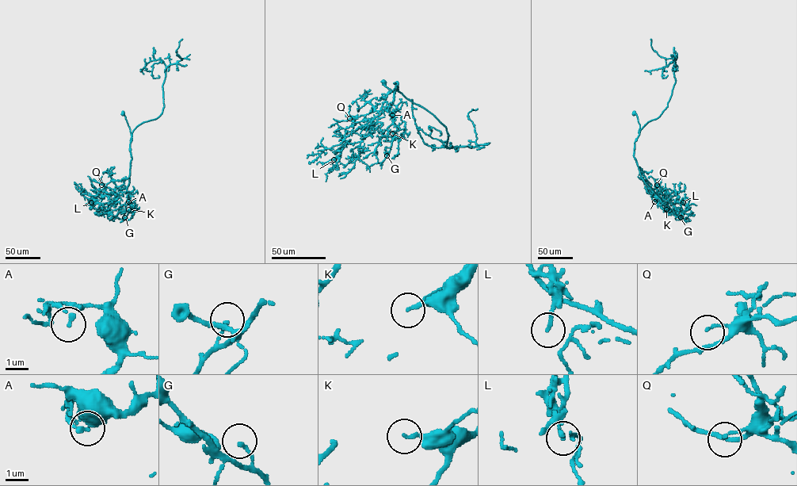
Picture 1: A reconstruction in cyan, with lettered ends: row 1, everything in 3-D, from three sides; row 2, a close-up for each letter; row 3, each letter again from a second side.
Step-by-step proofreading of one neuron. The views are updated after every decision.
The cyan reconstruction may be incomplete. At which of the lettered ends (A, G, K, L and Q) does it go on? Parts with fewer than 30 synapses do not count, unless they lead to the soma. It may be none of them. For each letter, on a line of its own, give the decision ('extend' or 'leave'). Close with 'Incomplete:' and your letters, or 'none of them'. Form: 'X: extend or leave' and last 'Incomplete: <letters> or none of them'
A: leave
G: leave
K: leave
L: leave
Q: leave
Incomplete: none of them

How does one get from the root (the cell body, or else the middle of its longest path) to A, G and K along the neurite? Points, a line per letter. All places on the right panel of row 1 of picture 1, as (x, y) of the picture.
A: (634, 113), (639, 128), (634, 142), (634, 156), (642, 178), (657, 197), (654, 201)
G: (634, 113), (639, 128), (634, 142), (634, 156), (641, 176), (670, 212), (680, 217)
K: (634, 113), (639, 128), (634, 142), (634, 156), (642, 180), (666, 209)

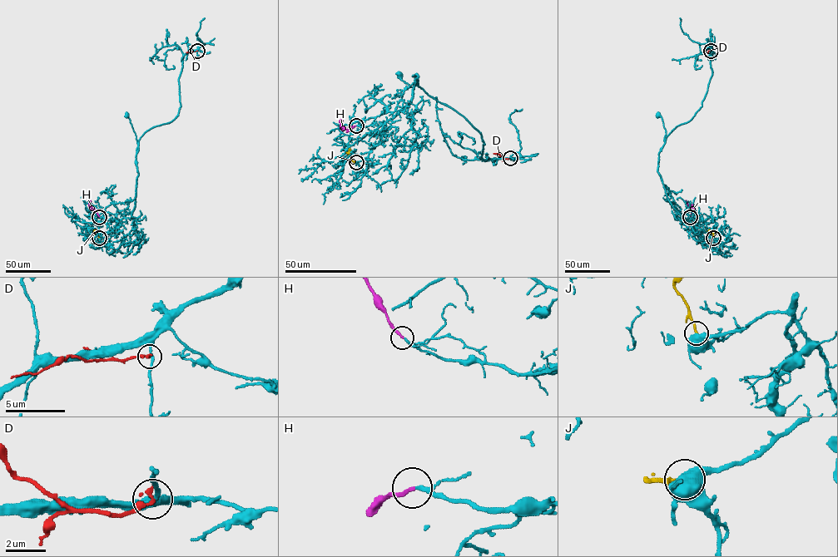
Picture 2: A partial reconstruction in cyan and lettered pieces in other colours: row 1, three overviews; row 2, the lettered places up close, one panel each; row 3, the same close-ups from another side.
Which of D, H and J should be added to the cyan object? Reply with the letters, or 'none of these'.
H

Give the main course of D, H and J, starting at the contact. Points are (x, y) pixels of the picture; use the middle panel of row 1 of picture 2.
D: (510, 158), (504, 159), (493, 153)
H: (356, 125), (346, 130), (340, 125), (339, 121), (342, 118)
J: (356, 162), (349, 155), (349, 149)

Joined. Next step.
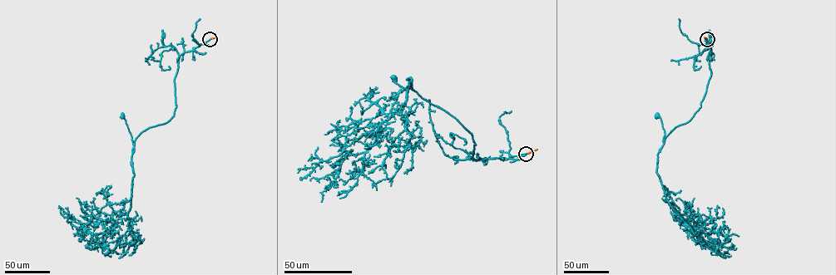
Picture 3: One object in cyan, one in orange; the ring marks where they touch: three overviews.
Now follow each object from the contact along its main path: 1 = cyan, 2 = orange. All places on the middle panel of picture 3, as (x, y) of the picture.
1: (525, 154), (507, 159), (475, 159), (472, 136), (454, 117), (411, 87), (404, 90), (393, 79)
2: (526, 154), (536, 149)

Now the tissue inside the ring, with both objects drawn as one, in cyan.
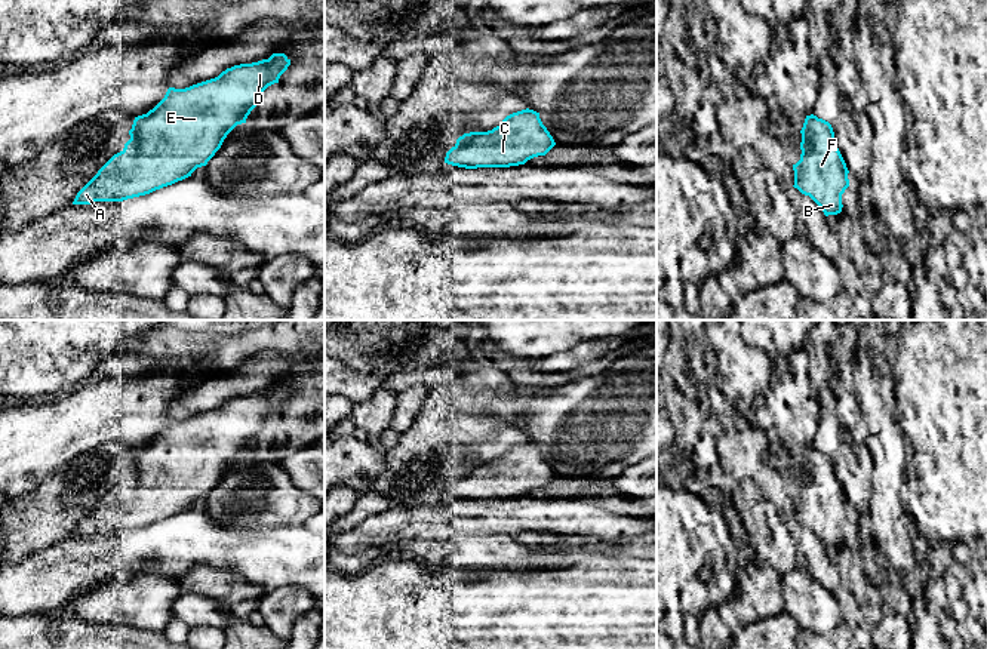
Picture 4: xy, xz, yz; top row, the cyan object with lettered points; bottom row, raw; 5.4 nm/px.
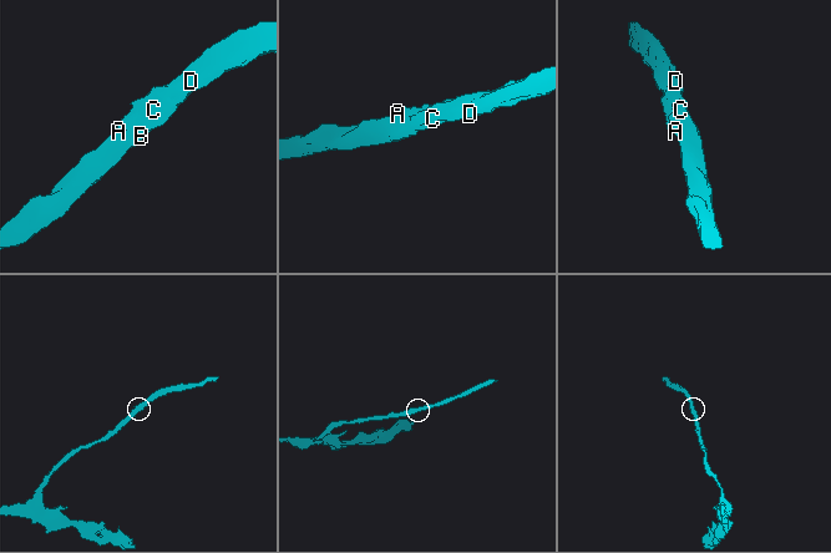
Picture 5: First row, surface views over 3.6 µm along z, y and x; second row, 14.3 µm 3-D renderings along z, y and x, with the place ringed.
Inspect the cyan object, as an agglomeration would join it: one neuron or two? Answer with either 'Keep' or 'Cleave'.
Keep

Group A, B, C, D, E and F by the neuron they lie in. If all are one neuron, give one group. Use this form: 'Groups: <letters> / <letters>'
Groups: A B C D E F

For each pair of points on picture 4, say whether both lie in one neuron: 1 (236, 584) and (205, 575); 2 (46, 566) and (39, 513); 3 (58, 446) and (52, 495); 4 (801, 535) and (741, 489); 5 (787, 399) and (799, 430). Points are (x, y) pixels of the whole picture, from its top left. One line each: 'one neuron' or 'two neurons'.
1: one neuron
2: two neurons
3: two neurons
4: two neurons
5: one neuron

